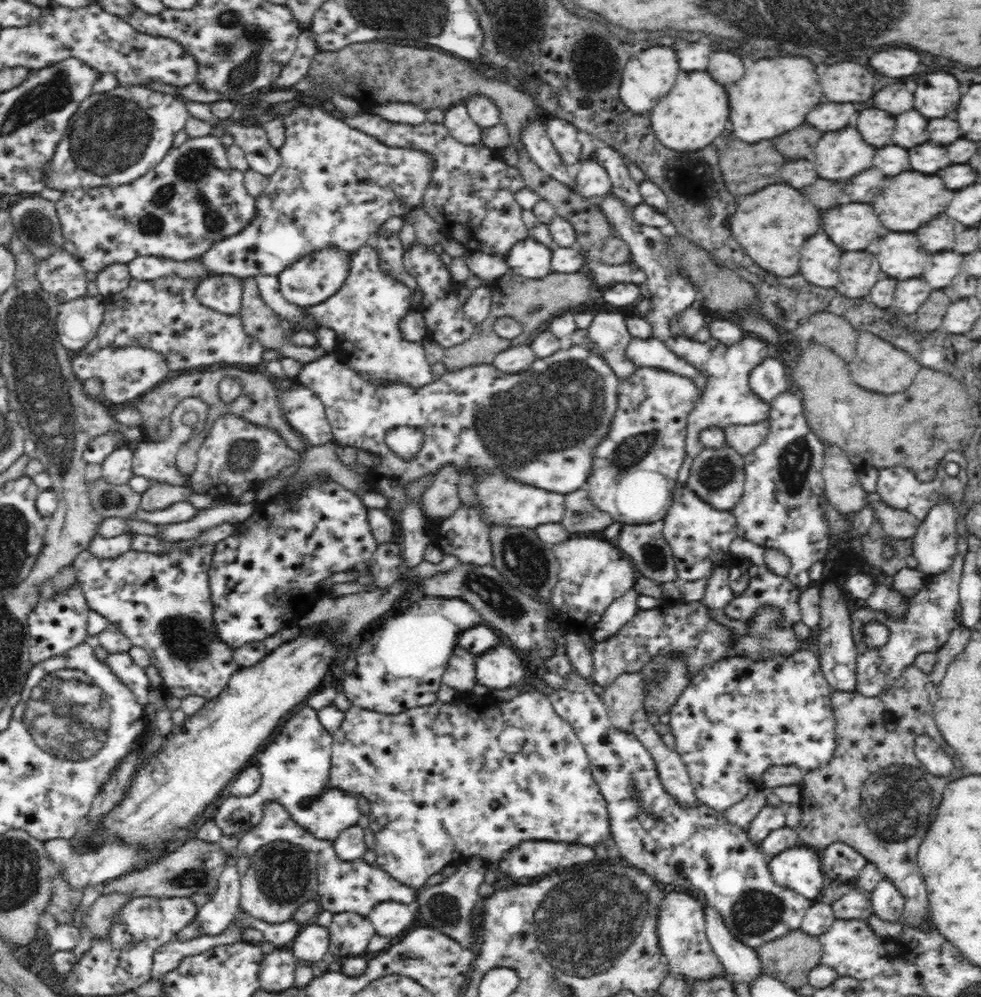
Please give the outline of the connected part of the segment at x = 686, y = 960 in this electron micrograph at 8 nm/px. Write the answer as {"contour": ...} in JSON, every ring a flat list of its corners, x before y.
{"contour":[[666,889,657,913,657,938,662,957,666,960,671,974,685,979,725,978,727,973,723,964,720,964,707,939,705,907,692,894]]}

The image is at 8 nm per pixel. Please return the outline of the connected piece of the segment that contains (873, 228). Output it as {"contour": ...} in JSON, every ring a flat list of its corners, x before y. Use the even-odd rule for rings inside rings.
{"contour":[[842,204,838,208,832,208,822,214,822,228,830,236,830,240,844,250,866,250,874,240,888,234,870,204]]}

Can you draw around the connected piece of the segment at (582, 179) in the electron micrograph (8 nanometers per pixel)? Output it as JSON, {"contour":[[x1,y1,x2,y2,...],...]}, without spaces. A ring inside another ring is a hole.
{"contour":[[586,160,584,163,578,163,572,171,572,177,575,180,577,192,586,199,595,202,611,192,611,180,608,172,605,172,596,160]]}

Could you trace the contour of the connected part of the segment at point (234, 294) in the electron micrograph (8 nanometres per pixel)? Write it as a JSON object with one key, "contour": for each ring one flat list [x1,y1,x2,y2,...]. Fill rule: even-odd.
{"contour":[[216,275,199,281,195,288,201,305,219,313,235,314,241,310,243,282,234,275]]}

